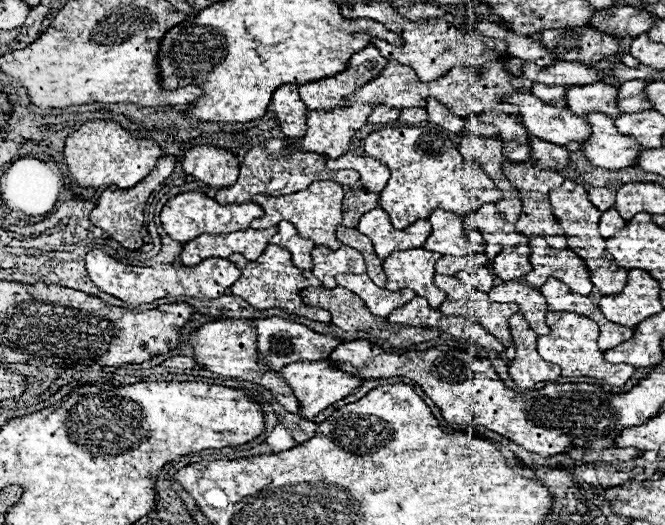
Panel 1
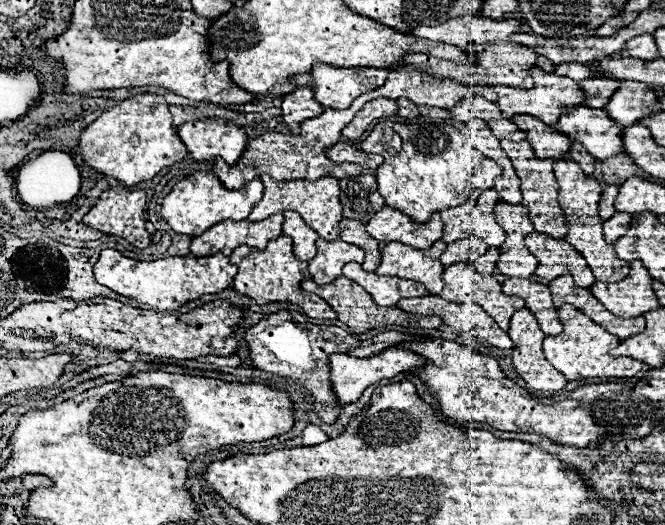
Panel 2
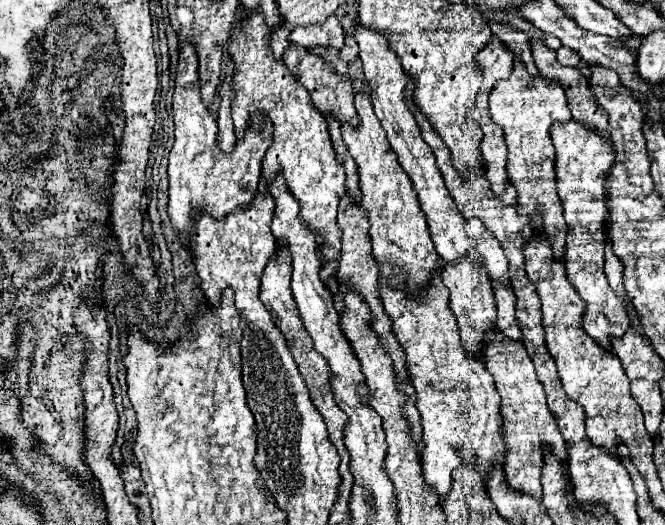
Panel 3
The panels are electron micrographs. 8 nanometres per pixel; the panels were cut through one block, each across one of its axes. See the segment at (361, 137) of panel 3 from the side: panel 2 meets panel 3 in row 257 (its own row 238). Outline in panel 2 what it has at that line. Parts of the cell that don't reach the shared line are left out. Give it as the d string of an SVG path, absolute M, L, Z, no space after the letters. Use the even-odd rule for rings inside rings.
M384 206L376 216L366 224L366 232L378 242L402 242L412 248L430 248L442 236L440 214L432 214L424 224L412 224L408 216L398 210Z

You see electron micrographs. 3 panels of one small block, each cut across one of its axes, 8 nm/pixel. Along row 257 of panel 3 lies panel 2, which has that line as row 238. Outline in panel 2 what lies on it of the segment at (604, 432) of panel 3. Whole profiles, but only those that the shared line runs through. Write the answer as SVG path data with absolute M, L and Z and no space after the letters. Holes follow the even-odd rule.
M532 232L524 238L524 244L538 258L536 276L540 280L550 282L558 276L570 274L580 288L590 288L594 284L594 276L586 260L566 240L552 240L552 236Z

